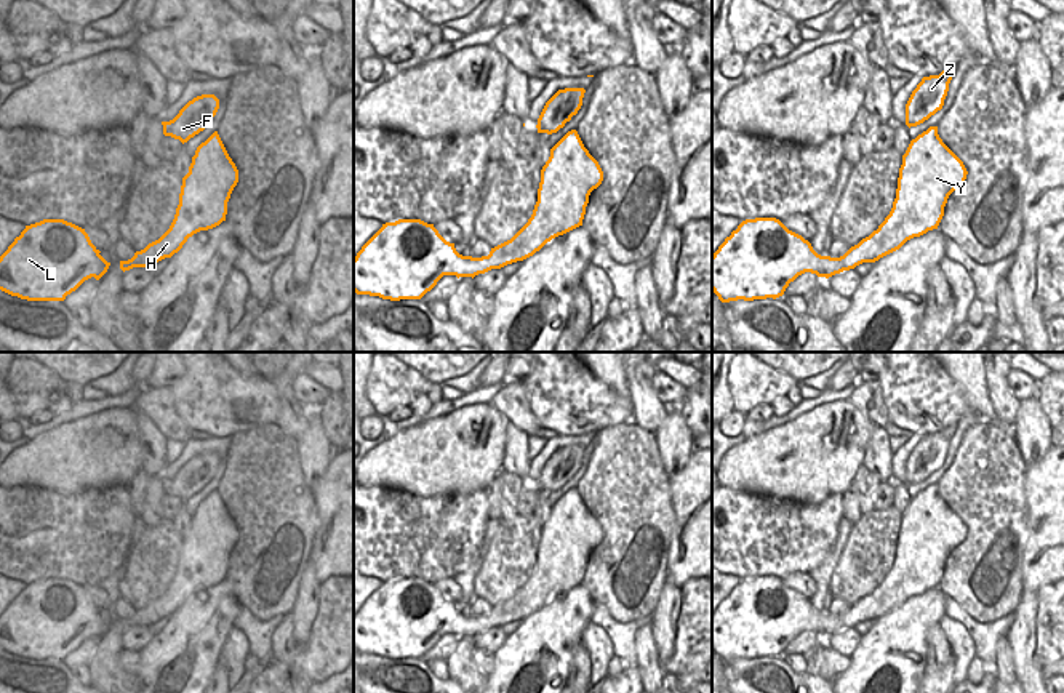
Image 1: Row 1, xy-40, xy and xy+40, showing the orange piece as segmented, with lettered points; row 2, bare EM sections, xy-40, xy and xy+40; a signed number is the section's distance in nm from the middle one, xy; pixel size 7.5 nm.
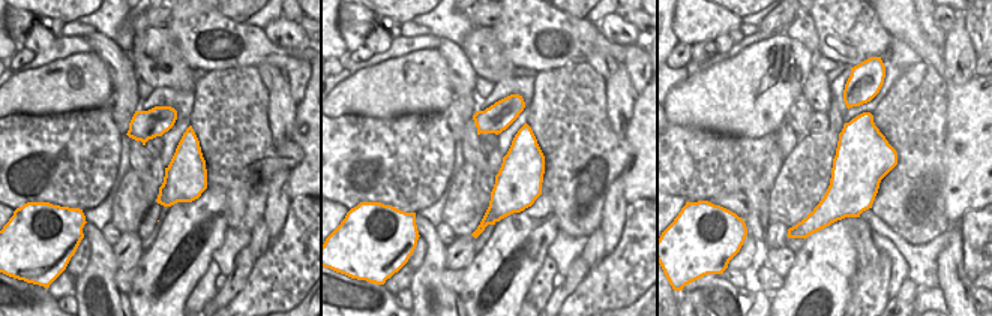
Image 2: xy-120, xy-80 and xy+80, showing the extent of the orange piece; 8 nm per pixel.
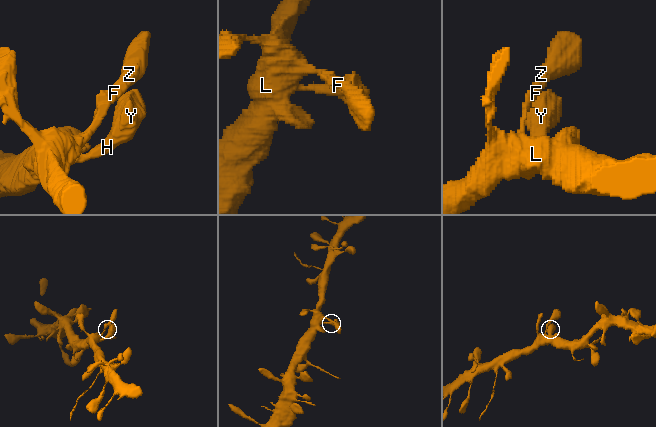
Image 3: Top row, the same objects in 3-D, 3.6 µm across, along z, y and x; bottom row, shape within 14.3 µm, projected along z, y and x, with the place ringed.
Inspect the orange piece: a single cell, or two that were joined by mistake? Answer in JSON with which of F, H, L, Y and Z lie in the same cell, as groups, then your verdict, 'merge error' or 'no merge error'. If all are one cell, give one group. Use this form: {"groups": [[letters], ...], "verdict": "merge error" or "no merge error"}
{"groups": [["F", "H", "L", "Y", "Z"]], "verdict": "no merge error"}

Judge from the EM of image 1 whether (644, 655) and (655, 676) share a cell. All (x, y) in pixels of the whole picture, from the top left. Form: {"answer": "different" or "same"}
{"answer": "same"}

